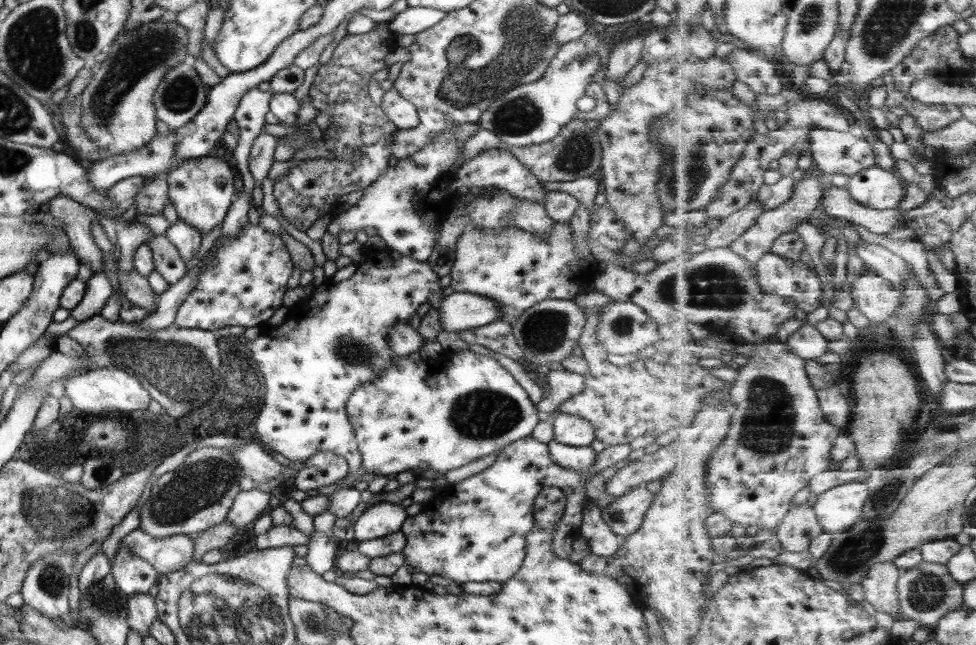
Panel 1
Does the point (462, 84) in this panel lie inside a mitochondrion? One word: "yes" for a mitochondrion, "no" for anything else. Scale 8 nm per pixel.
yes

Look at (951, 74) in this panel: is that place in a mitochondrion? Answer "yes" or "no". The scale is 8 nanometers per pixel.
no

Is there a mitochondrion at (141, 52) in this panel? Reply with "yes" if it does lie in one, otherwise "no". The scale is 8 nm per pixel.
yes

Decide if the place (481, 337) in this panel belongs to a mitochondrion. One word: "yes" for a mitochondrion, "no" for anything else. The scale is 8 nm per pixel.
no

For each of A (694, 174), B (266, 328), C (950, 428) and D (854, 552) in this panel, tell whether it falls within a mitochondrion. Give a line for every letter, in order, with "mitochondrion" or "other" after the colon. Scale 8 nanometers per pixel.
A: mitochondrion
B: other
C: mitochondrion
D: mitochondrion

